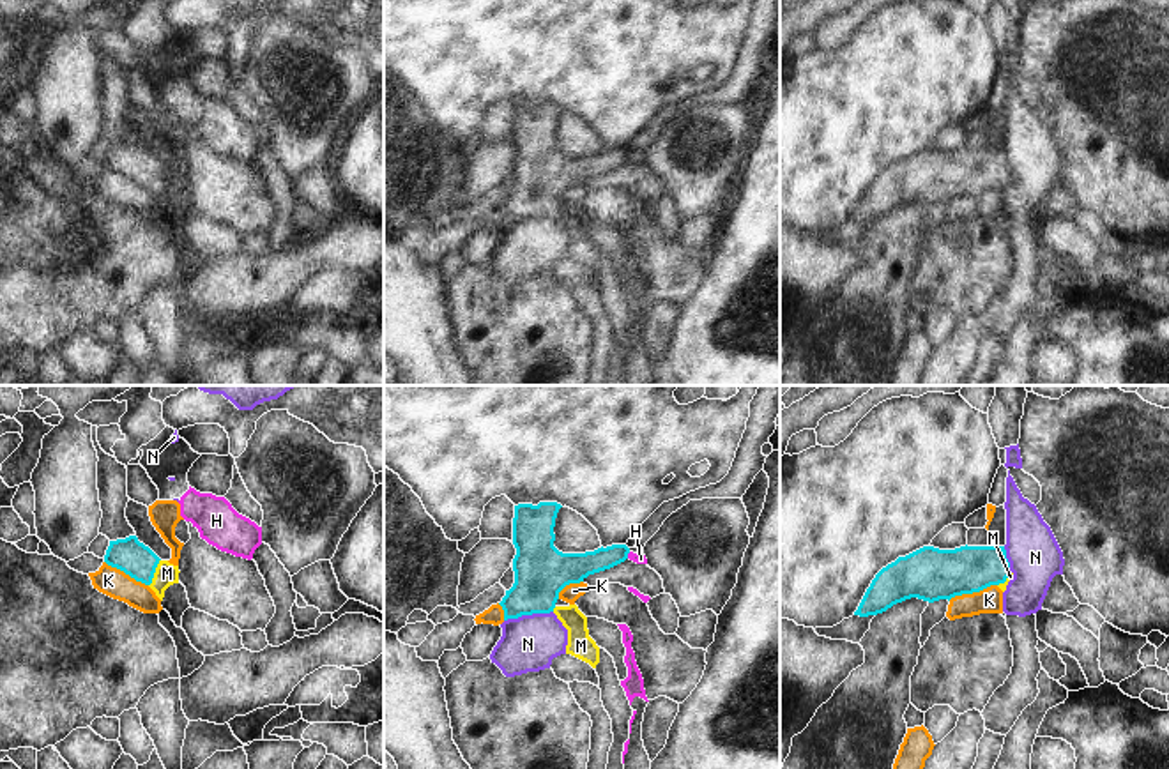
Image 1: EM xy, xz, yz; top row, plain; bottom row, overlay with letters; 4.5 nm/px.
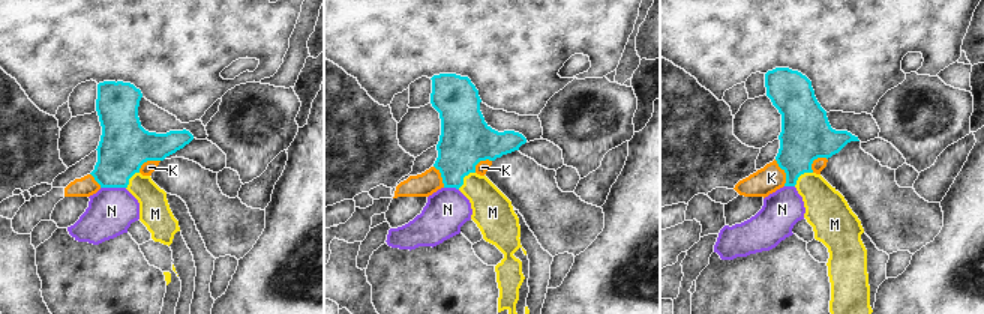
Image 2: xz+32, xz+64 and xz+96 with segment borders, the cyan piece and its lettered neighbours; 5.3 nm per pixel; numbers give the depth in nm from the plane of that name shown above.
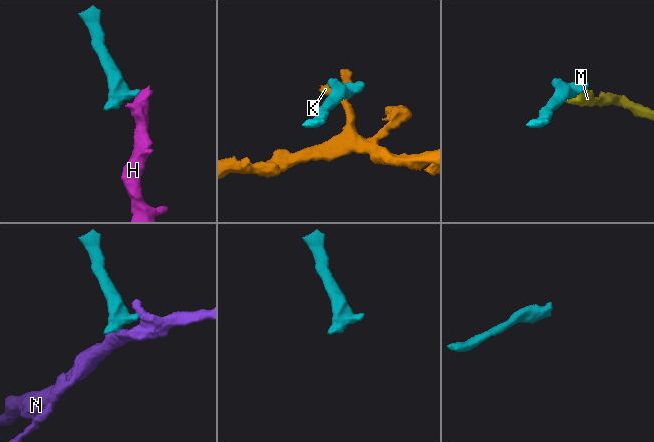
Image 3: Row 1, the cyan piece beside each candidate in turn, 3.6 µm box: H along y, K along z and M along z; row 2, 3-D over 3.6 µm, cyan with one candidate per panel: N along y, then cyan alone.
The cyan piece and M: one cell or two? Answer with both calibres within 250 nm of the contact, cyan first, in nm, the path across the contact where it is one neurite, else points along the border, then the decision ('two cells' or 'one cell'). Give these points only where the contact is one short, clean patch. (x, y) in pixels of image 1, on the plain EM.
calibres 160 and 100 nm; way xy (129, 159), (154, 175), (167, 177); one cell

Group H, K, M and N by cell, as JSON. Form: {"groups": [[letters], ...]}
{"groups": [["H"], ["K"], ["M"], ["N"]]}

